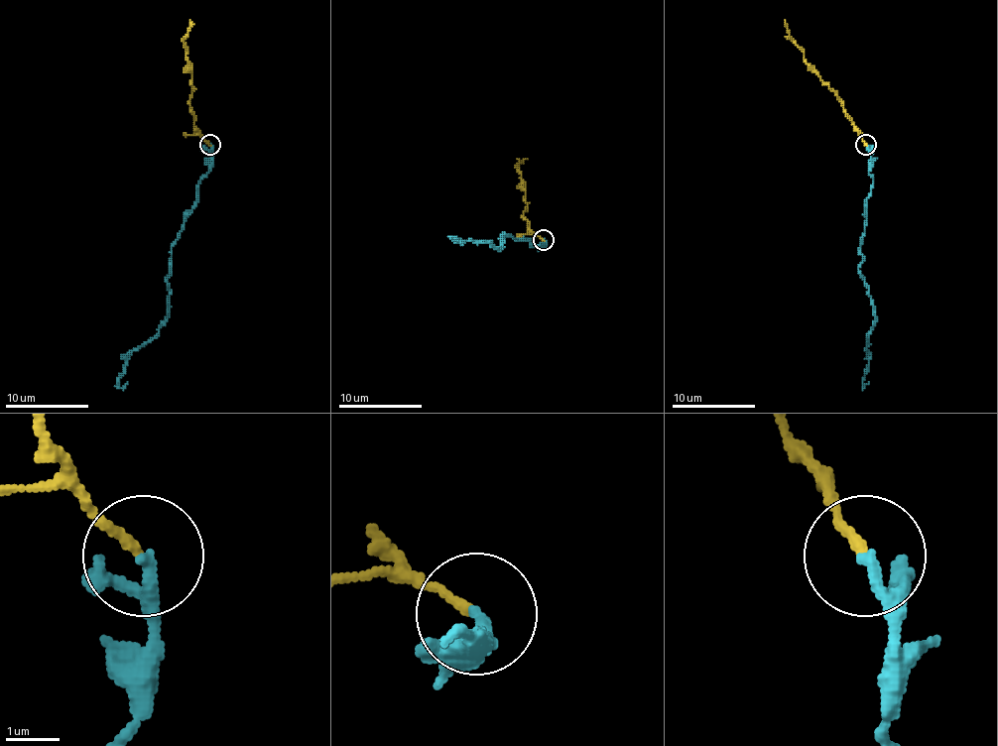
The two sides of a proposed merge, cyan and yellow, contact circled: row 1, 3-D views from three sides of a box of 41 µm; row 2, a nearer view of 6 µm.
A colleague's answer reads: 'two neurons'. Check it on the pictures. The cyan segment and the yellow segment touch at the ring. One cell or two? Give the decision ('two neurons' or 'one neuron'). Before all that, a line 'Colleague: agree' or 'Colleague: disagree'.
Colleague: agree
two neurons

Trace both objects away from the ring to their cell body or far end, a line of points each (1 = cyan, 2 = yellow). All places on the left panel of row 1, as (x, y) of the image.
1: (210, 145), (210, 171), (200, 181), (196, 206), (171, 248), (165, 323), (131, 352), (119, 386), (127, 382)
2: (210, 145), (194, 124), (189, 107), (194, 89), (191, 65), (184, 43), (189, 20)

